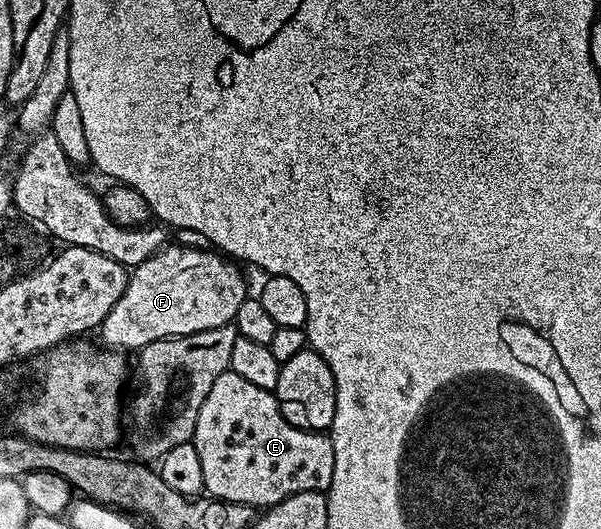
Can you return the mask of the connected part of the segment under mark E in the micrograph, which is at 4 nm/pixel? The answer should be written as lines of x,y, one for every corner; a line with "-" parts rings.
230,370
224,371
215,385
211,385
211,393
207,393
203,409
199,409
199,421
195,421
191,442
195,453
199,453
205,491
212,498
235,501
254,509
271,508
304,491
328,492
335,473
335,449
328,434
304,431
291,425
283,417
274,392
259,389
259,385
243,381
239,373

